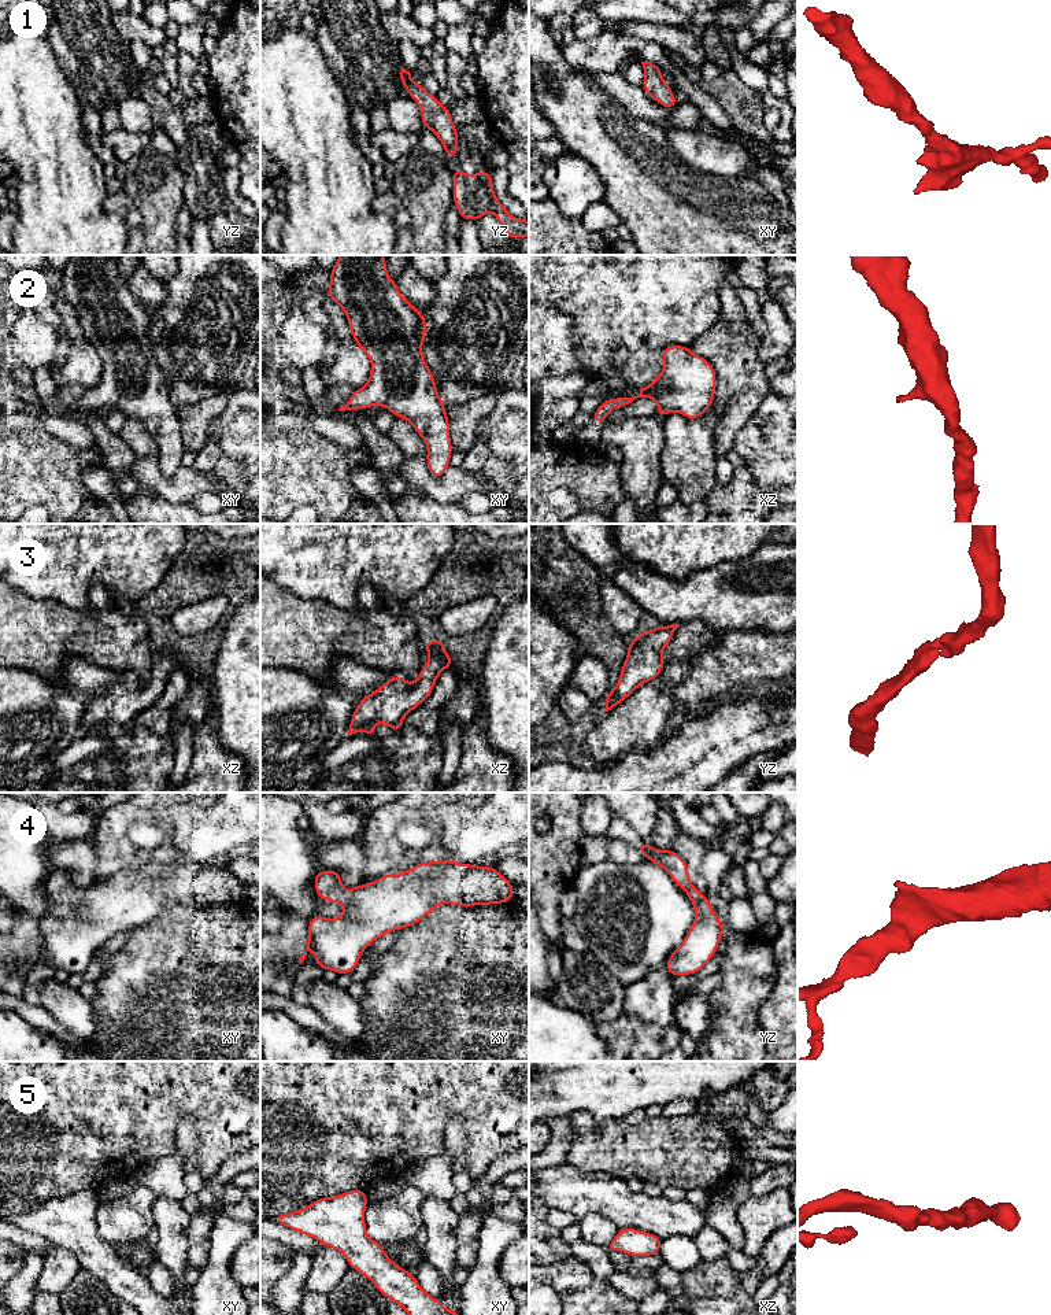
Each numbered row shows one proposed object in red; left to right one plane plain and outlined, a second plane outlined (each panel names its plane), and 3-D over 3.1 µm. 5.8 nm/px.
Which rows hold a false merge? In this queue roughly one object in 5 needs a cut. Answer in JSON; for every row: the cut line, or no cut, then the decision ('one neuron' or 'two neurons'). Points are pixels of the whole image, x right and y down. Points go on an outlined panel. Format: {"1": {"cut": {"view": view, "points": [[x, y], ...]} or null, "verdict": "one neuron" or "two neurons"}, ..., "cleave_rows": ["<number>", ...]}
{"1": {"cut": null, "verdict": "one neuron"}, "2": {"cut": null, "verdict": "one neuron"}, "3": {"cut": null, "verdict": "one neuron"}, "4": {"cut": null, "verdict": "one neuron"}, "5": {"cut": null, "verdict": "one neuron"}, "cleave_rows": []}

